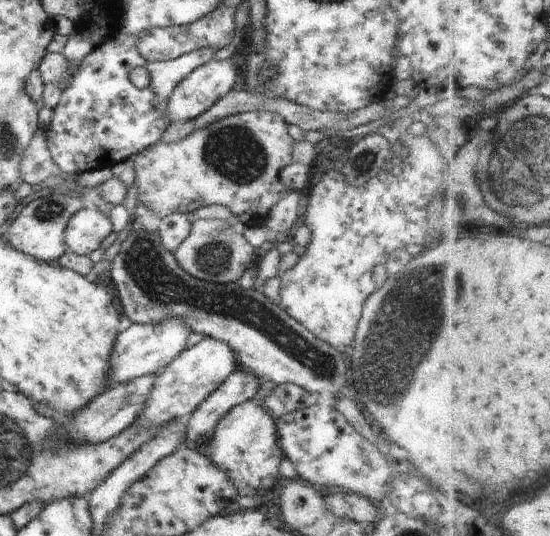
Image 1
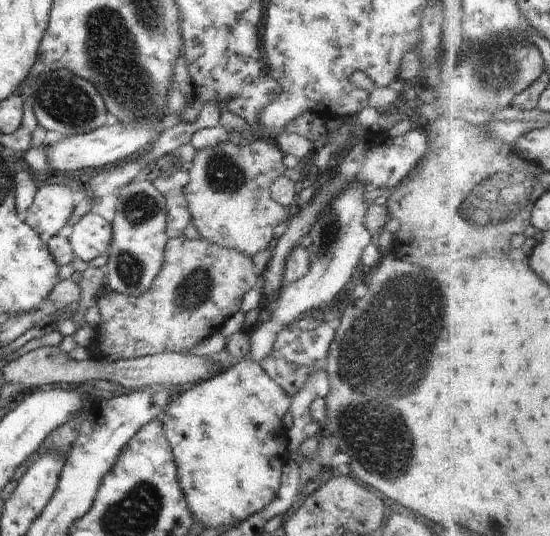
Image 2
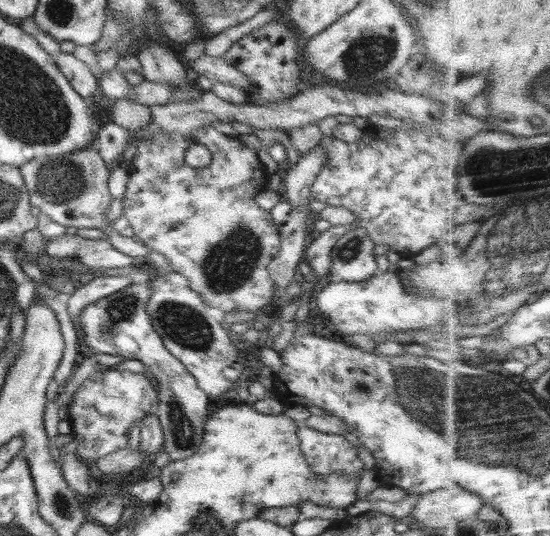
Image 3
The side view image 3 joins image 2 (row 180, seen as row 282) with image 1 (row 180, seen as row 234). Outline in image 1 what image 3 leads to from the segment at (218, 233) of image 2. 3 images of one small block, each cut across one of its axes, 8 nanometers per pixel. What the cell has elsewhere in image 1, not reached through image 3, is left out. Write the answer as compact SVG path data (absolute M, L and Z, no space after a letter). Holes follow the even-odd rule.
M248 111L223 118L222 120L217 120L216 122L213 122L212 124L209 124L200 130L195 130L187 137L176 142L149 146L134 156L134 169L136 184L138 186L137 198L140 200L140 202L142 202L142 204L145 204L150 210L152 210L152 212L154 212L154 216L159 217L160 219L163 219L164 217L174 213L182 213L183 215L189 215L193 217L194 210L197 208L202 208L210 204L221 204L222 206L229 208L230 212L232 212L232 215L239 218L240 227L244 226L243 228L245 228L251 226L263 226L265 220L267 219L268 213L271 211L271 208L290 192L284 186L284 184L281 183L279 177L280 171L293 161L292 144L294 140L292 137L290 137L290 135L288 135L286 125L287 123L285 120L275 112Z

